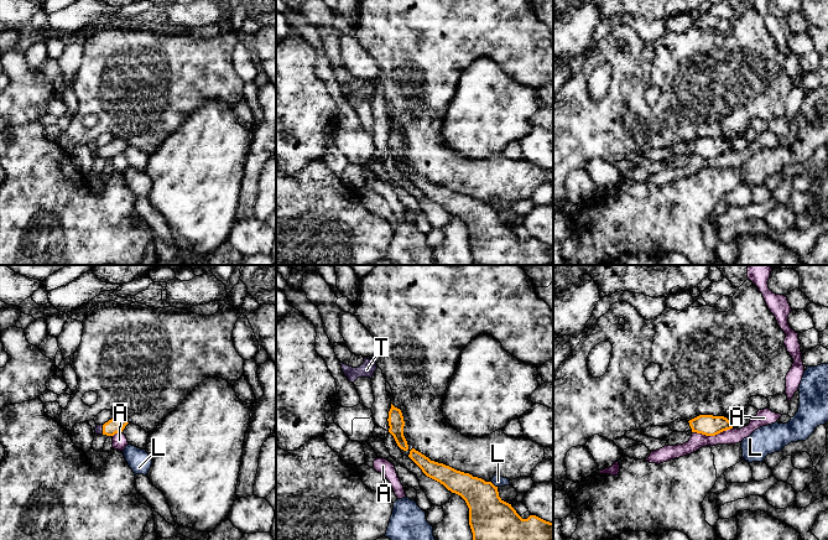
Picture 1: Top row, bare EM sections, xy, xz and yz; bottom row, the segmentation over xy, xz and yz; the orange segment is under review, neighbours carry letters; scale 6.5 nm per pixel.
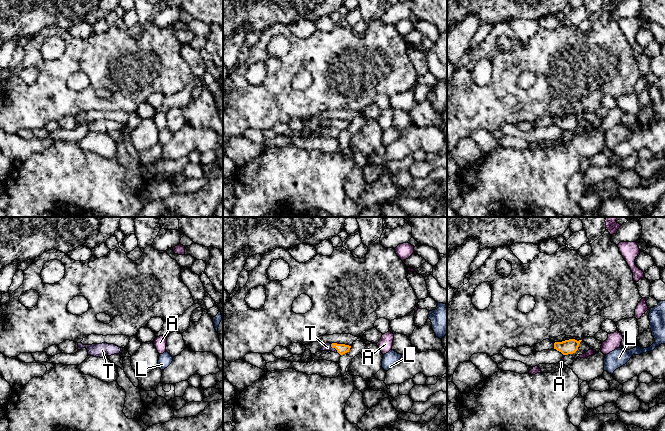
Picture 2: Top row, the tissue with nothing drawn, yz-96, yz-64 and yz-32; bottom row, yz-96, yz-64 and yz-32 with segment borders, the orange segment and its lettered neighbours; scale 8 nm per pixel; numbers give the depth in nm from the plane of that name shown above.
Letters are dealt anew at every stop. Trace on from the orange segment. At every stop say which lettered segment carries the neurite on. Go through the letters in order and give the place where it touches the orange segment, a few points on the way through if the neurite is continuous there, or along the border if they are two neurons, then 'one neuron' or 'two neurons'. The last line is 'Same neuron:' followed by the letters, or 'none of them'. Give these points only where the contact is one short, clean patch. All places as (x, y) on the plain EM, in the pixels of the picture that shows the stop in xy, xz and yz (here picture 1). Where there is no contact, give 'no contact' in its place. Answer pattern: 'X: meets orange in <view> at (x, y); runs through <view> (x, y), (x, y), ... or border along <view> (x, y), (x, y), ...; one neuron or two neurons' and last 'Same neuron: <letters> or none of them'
A: meets orange in yz at (712, 157); border along yz (732, 150), (714, 157), (693, 155); two neurons
L: meets orange in xz at (493, 207); two neurons
T: meets orange in xy at (103, 152); runs through xy (116, 146), (103, 152), (99, 150); one neuron
Same neuron: T

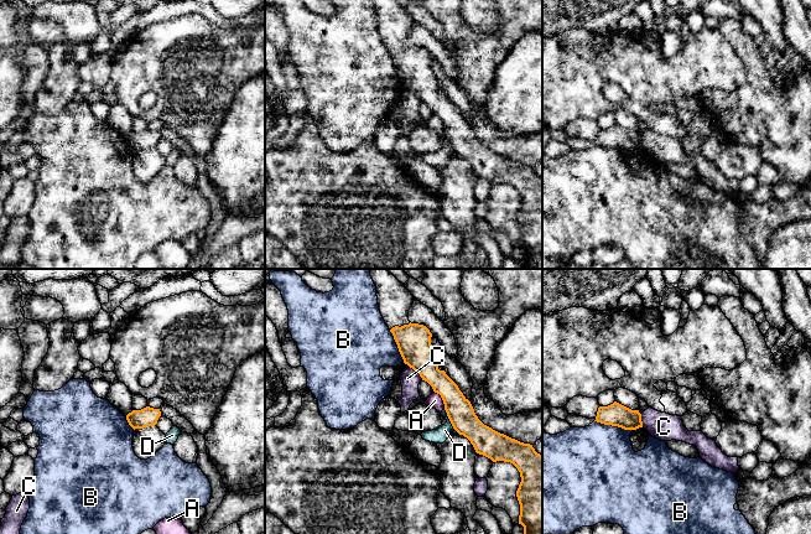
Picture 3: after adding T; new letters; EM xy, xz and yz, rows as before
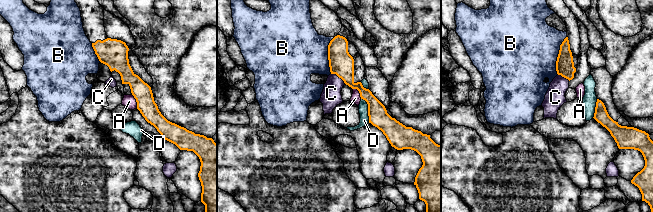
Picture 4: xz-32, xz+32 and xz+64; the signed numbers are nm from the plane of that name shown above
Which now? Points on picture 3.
A: meets orange in xz at (442, 122); border along xz (433, 113), (440, 118), (445, 130); two neurons
B: meets orange in yz at (613, 148); border along yz (594, 143), (632, 153); two neurons
C: meets orange in xz at (416, 93); border along xz (409, 88), (422, 102); two neurons
D: meets orange in xz at (448, 140); border along xz (443, 131), (453, 150); two neurons
Same neuron: none of them

